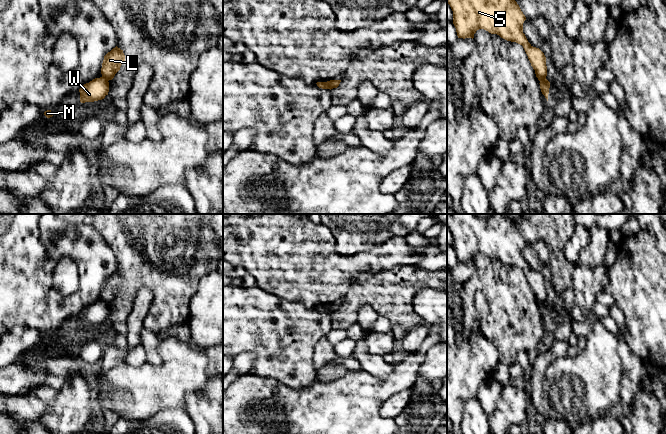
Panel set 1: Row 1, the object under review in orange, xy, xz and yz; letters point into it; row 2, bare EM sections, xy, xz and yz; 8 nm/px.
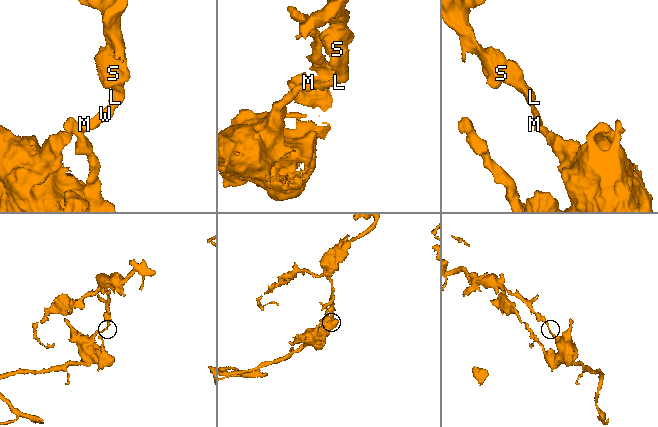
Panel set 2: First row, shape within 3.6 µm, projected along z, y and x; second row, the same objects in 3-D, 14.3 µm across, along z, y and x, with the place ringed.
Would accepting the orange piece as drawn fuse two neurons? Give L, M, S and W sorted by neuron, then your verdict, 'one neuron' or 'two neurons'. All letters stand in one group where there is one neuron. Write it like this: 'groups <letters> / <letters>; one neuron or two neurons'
groups L S / M W; two neurons

